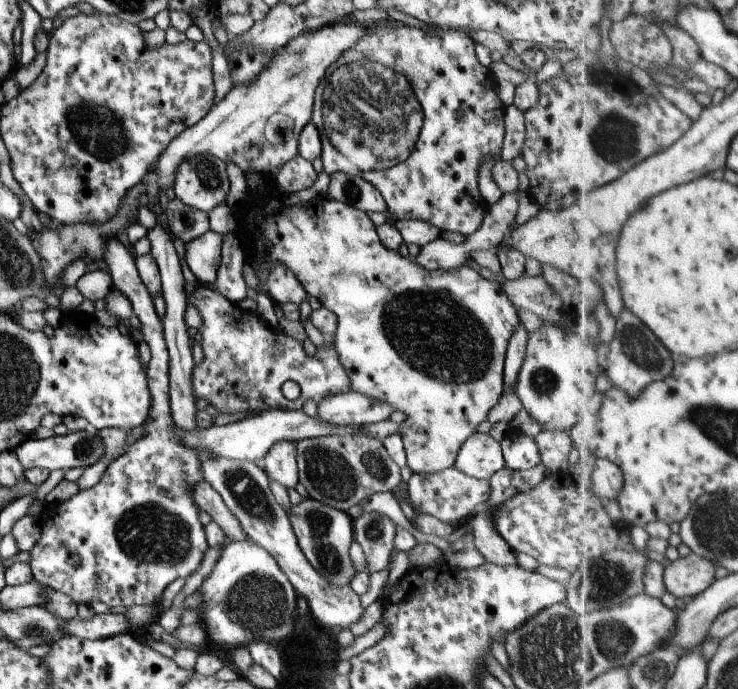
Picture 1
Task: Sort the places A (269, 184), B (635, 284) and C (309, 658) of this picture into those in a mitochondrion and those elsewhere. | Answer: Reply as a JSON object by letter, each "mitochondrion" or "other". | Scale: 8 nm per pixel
{"A":"other","B":"other","C":"other"}

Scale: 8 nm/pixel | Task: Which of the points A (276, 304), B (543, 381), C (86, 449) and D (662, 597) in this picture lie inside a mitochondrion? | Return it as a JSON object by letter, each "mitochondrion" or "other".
{"A":"other","B":"mitochondrion","C":"mitochondrion","D":"other"}

